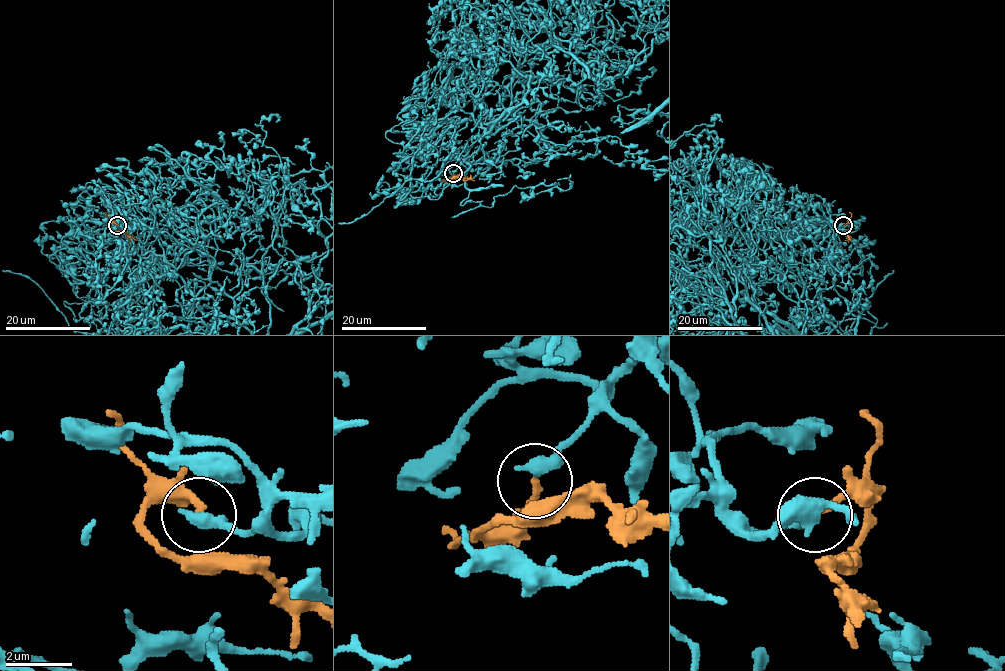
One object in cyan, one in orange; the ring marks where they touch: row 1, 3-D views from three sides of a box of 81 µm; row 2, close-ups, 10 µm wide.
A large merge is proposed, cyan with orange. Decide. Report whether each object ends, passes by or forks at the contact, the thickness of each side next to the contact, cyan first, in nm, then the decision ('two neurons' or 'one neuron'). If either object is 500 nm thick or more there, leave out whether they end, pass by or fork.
cyan ends there; orange ends there; 440 nm thick on the cyan side, 200 nm on the other; two neurons

